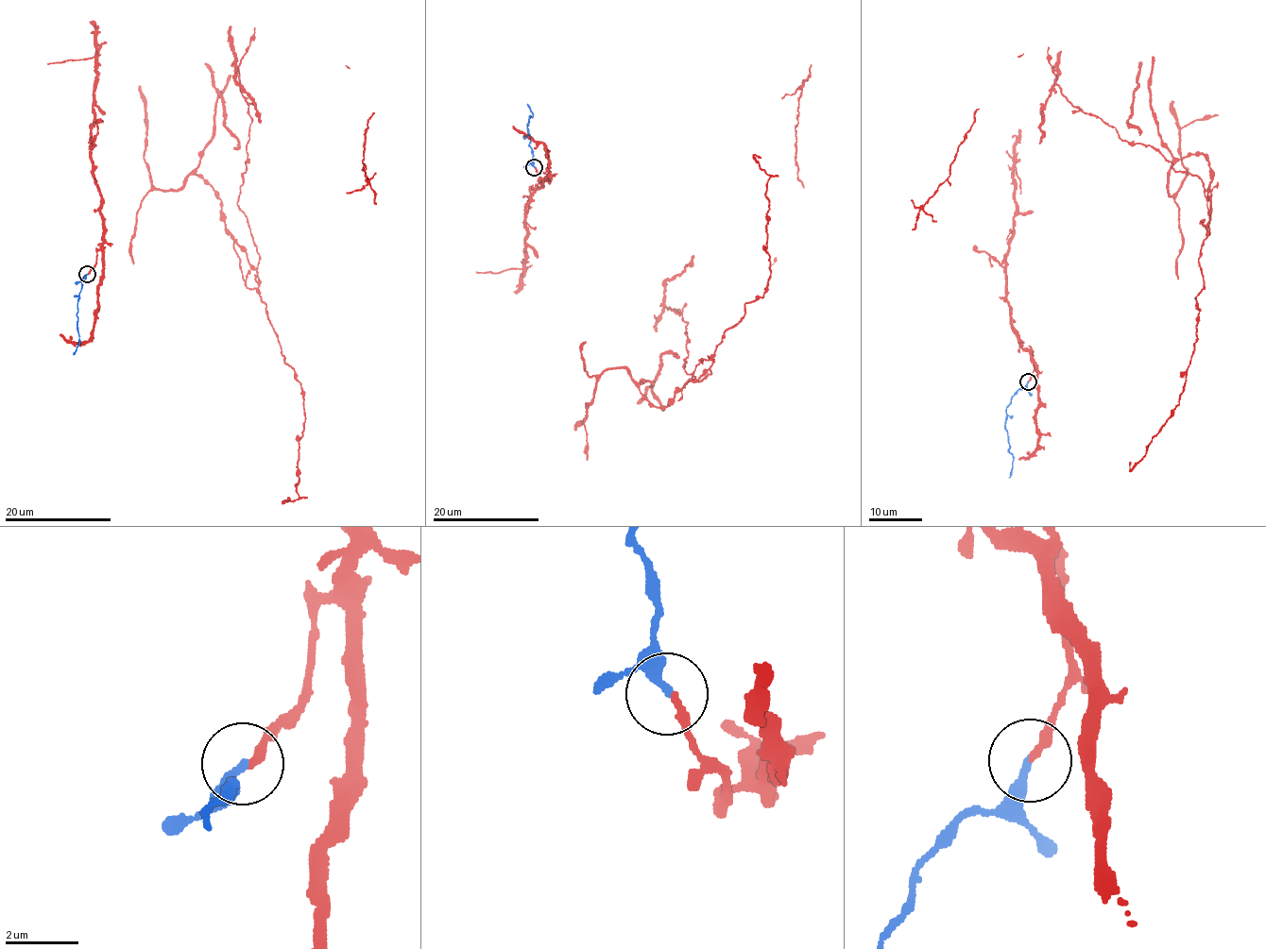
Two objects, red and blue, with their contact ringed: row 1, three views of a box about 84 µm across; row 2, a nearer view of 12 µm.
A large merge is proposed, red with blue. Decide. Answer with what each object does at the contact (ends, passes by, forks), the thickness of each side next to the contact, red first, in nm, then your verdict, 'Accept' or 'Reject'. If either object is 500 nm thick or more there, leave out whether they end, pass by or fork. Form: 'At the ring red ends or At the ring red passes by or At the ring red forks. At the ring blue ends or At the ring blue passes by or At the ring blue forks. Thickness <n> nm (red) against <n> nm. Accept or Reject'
At the ring red ends. At the ring blue ends. Thickness 240 nm (red) against 280 nm. Reject

